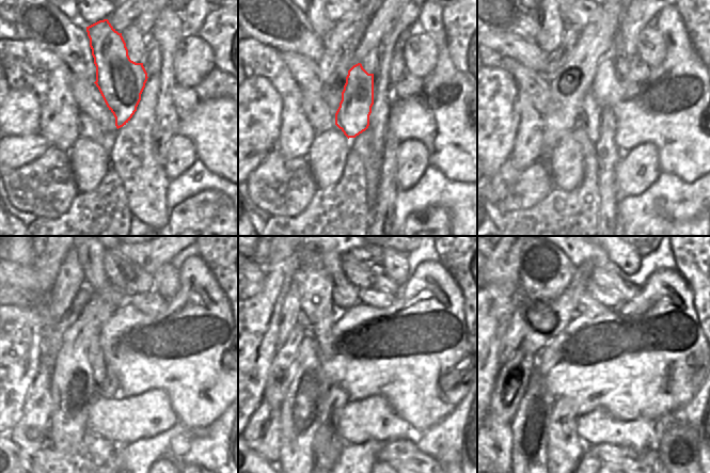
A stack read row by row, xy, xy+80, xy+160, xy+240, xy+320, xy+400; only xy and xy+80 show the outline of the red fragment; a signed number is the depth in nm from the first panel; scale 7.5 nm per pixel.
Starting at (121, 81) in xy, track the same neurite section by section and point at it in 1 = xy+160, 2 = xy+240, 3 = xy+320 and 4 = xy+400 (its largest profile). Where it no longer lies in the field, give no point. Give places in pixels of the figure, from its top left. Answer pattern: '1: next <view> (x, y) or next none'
1: next xy+160 (590, 113)
2: next xy+240 (110, 389)
3: next xy+320 (328, 444)
4: next xy+400 (565, 448)

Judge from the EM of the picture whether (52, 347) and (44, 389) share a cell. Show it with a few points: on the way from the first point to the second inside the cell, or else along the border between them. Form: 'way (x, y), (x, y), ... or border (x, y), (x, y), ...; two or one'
border (45, 346), (46, 350), (54, 356); two

